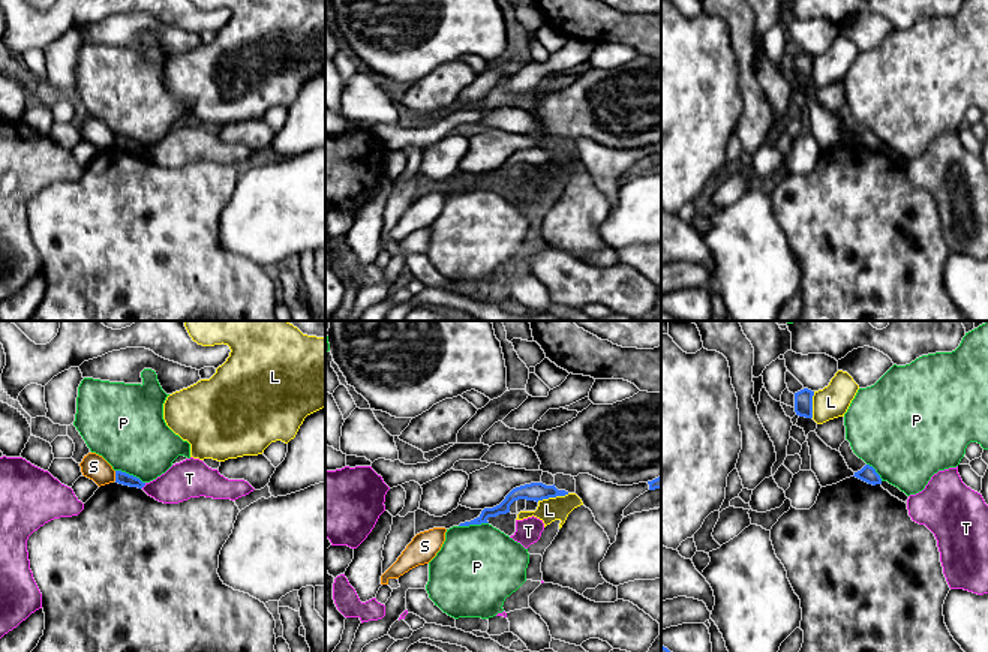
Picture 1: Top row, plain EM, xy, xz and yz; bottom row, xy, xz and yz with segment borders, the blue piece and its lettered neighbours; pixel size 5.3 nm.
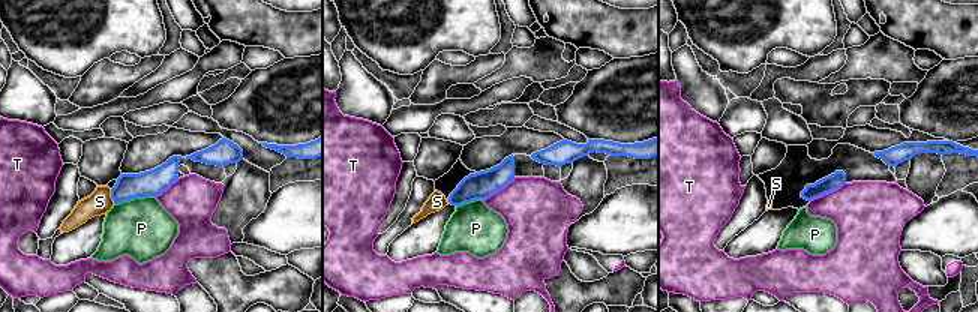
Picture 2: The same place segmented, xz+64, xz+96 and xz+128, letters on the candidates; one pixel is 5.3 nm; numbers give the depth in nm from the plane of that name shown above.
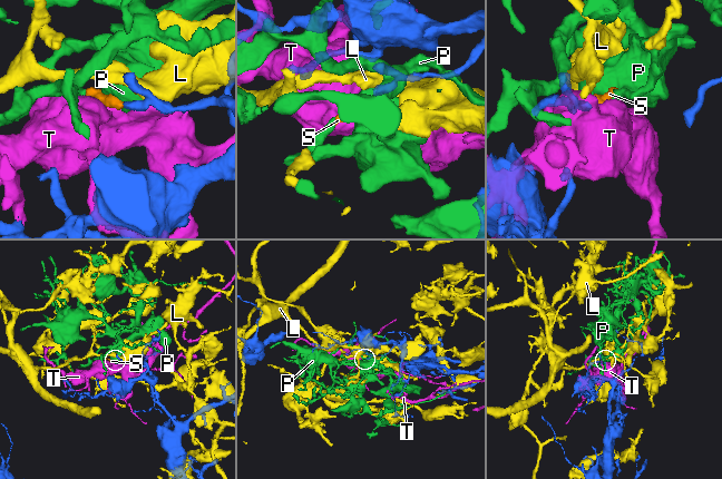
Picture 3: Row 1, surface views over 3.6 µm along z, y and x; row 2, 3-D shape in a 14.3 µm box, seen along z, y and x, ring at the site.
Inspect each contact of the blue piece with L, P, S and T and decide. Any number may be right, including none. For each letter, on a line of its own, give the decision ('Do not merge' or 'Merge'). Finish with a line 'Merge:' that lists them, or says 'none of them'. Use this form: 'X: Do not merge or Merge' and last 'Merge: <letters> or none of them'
L: Do not merge
P: Do not merge
S: Do not merge
T: Do not merge
Merge: none of them

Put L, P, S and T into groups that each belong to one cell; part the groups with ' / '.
L / P S / T

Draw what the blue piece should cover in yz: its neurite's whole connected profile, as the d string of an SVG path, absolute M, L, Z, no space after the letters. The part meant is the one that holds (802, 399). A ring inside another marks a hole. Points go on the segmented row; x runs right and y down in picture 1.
M804 388L795 393L795 412L799 417L813 418L813 396L814 391Z

